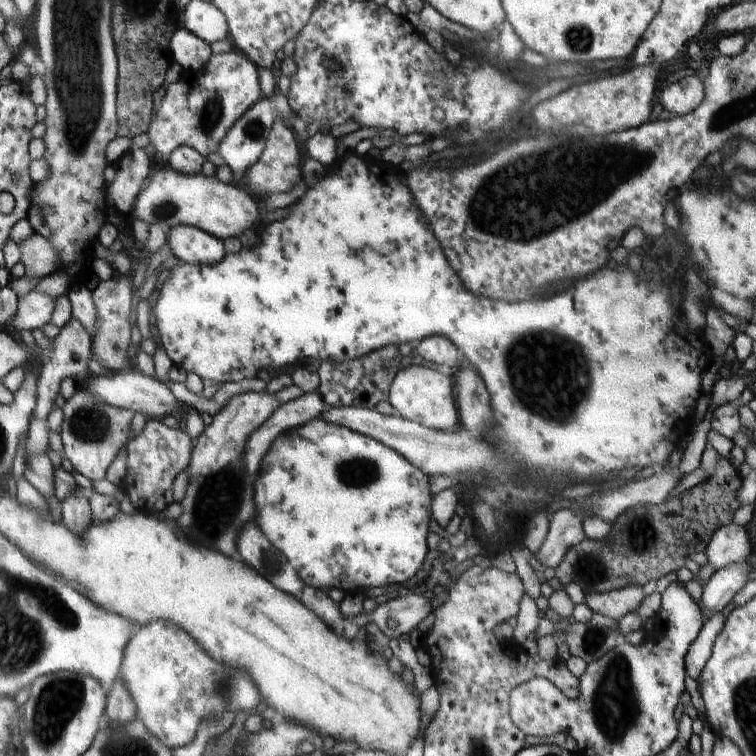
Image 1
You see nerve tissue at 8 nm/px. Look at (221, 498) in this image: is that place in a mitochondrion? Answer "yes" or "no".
yes

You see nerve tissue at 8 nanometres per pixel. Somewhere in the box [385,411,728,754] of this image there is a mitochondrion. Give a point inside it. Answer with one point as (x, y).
(615, 708)

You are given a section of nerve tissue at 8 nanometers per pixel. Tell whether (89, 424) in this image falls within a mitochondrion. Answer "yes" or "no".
yes

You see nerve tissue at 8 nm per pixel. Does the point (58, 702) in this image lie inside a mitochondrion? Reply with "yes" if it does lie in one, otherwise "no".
yes

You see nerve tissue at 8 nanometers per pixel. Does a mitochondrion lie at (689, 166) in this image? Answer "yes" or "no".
no

